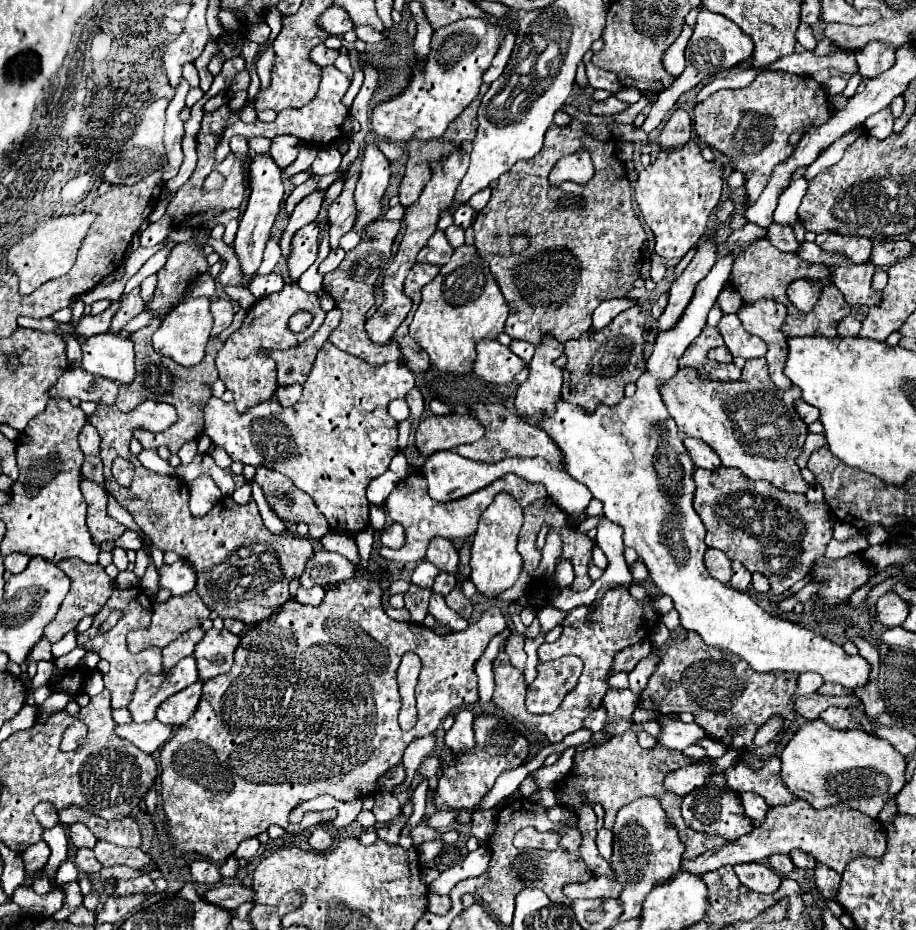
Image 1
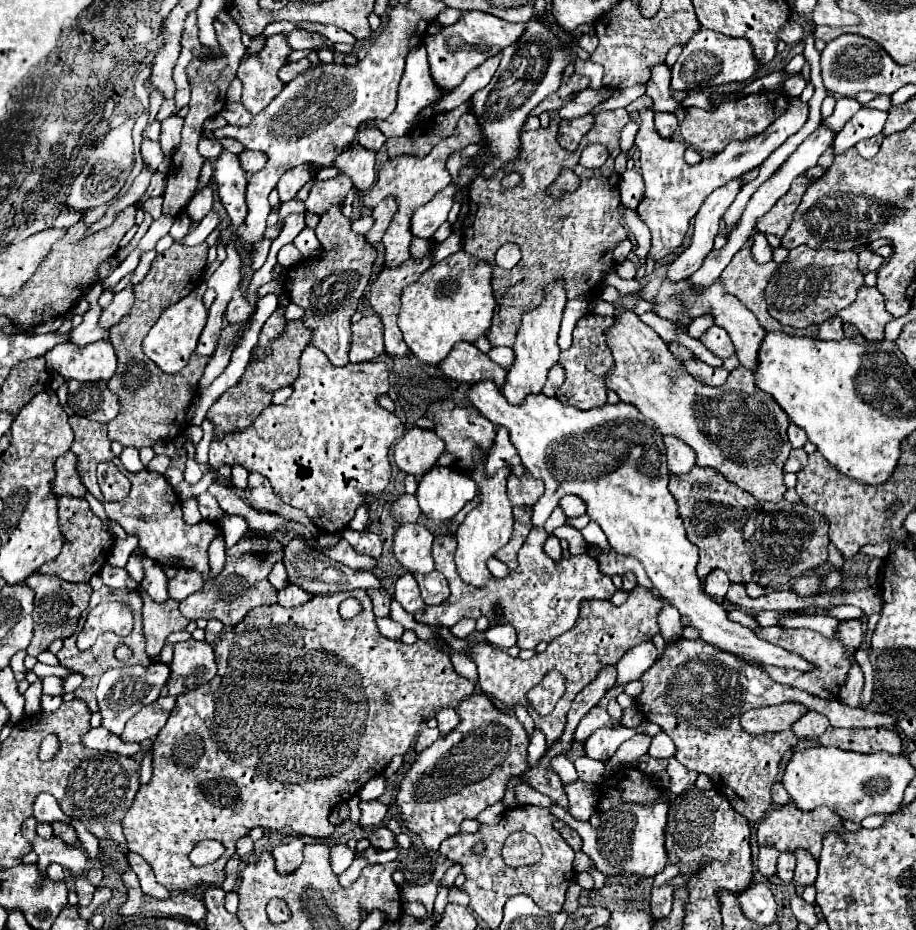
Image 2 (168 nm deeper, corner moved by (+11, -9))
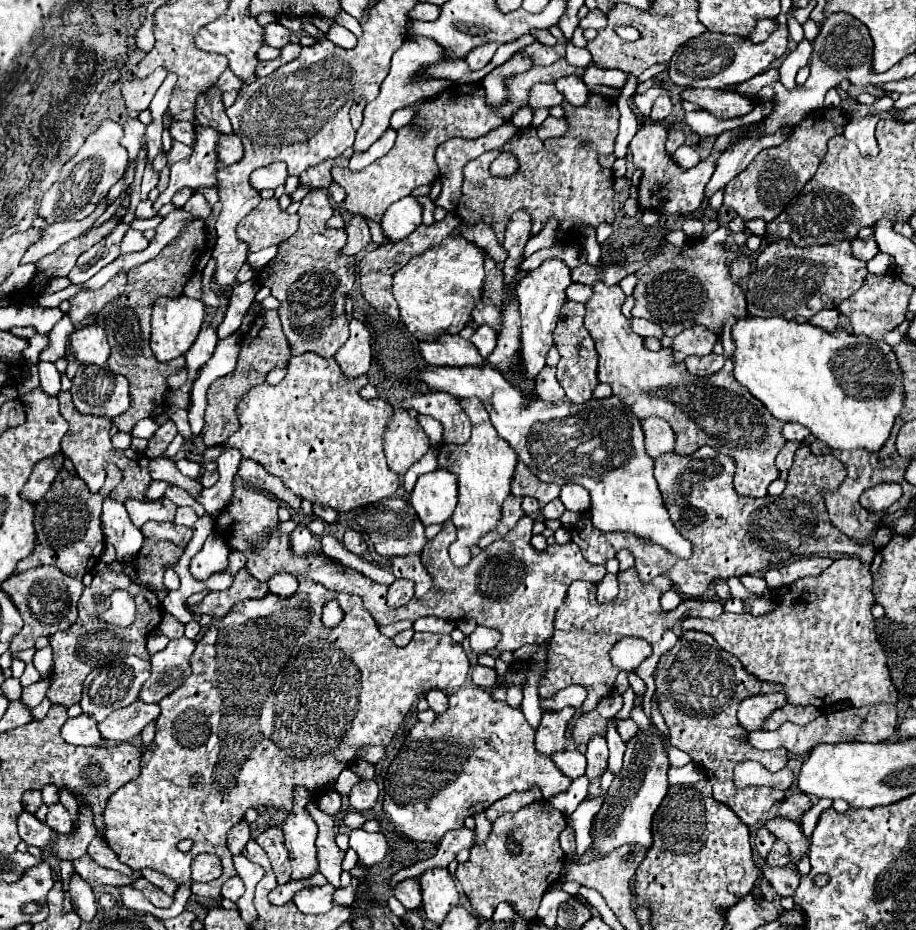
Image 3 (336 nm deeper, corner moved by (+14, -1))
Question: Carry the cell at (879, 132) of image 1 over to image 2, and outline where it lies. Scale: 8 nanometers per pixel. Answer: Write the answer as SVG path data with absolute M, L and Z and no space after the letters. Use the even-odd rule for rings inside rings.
M883 134L873 136L873 138L867 138L867 140L861 140L861 142L857 142L855 148L857 148L857 152L859 152L863 158L873 158L873 156L879 152L881 140L883 140Z

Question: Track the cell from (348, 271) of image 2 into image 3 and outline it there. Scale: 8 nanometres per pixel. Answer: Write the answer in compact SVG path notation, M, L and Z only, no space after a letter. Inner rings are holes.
M326 188L310 190L302 198L298 214L298 232L290 240L278 244L278 254L260 270L258 280L260 284L270 286L272 296L280 300L278 314L292 356L314 352L322 358L332 358L348 340L344 300L354 286L356 258L338 256L338 250L346 242L346 232L326 228L326 220L334 214Z

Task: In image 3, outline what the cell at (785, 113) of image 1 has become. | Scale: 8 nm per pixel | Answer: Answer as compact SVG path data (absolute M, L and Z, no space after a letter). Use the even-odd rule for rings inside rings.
M686 88L680 94L682 100L698 104L700 108L708 110L710 114L714 114L720 120L726 118L738 118L744 116L752 110L752 100L750 98L742 98L732 90L692 90Z

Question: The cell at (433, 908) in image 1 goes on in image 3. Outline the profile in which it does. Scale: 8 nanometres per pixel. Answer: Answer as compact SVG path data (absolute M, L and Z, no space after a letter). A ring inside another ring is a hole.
M406 878L400 884L394 886L394 896L402 902L402 906L406 910L416 910L422 904L422 894L418 888L418 880L416 878Z

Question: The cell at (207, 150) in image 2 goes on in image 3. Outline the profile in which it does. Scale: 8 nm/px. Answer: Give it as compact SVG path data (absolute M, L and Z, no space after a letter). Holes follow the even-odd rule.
M172 122L170 136L172 140L180 140L182 144L188 144L188 146L194 144L194 128L190 122Z

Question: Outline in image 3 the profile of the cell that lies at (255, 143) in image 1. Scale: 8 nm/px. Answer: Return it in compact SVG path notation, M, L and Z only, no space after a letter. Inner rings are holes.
M210 86L198 96L196 106L194 106L194 116L200 124L206 124L222 134L230 134L232 126L224 110L226 108L222 104L222 92L216 86Z

